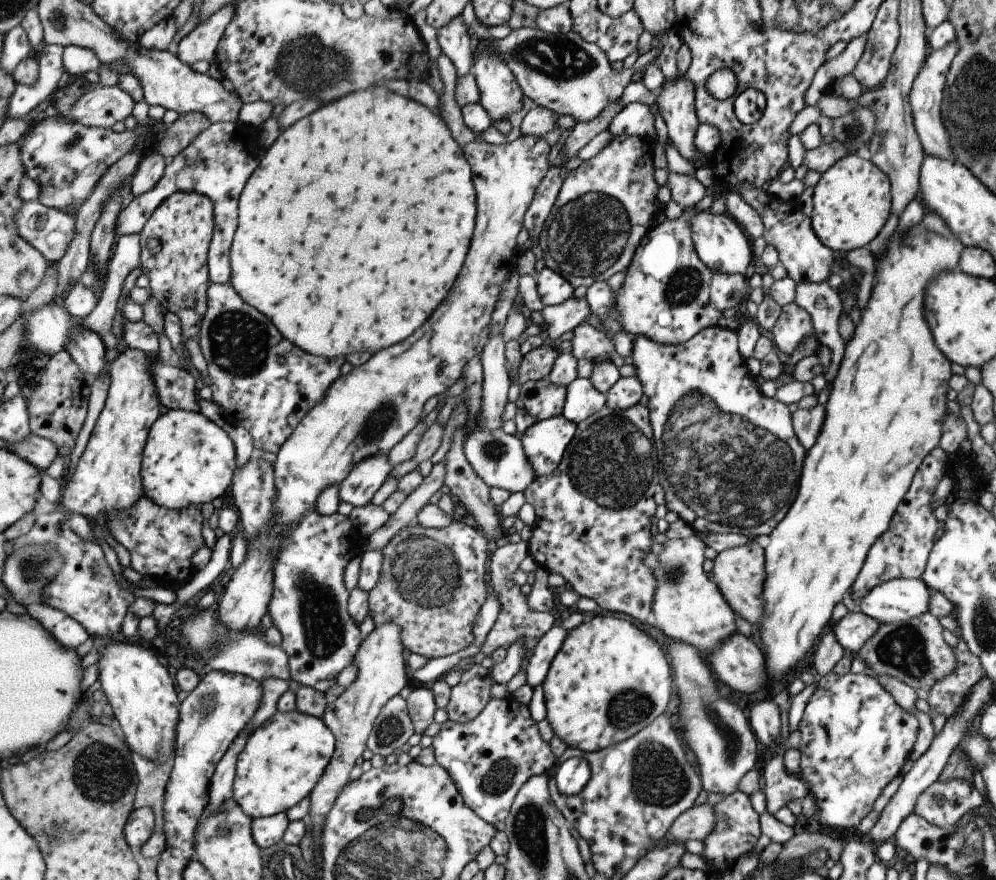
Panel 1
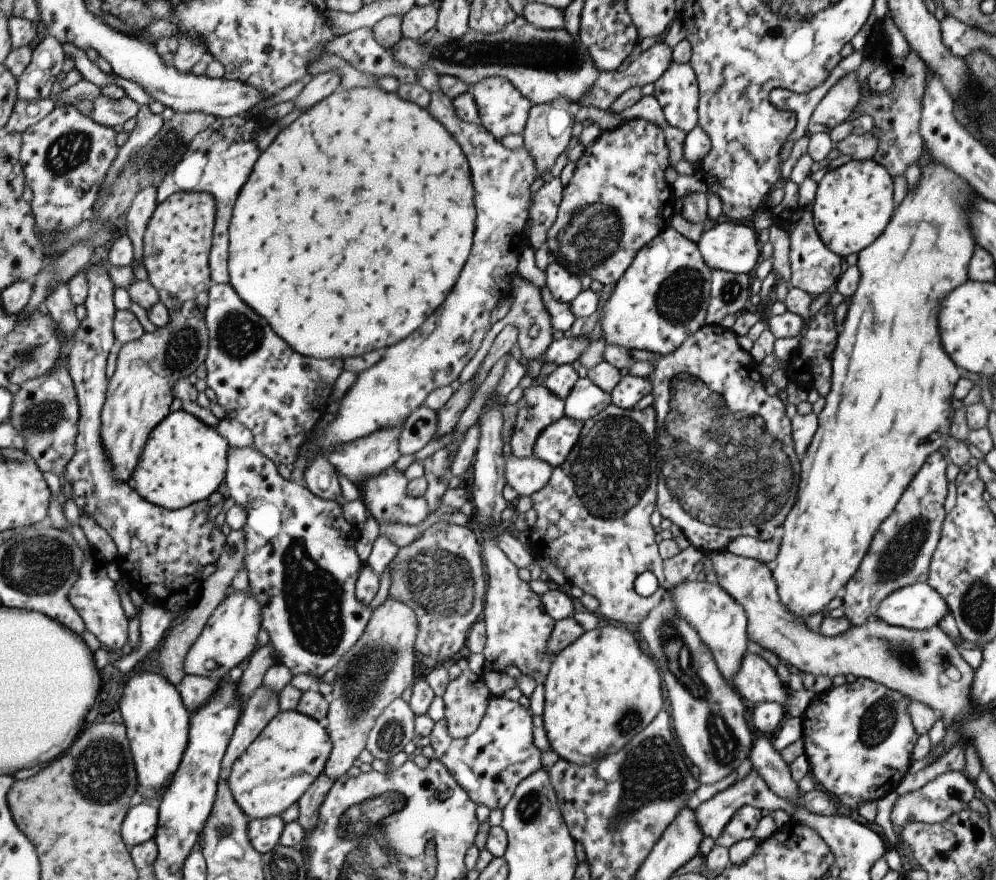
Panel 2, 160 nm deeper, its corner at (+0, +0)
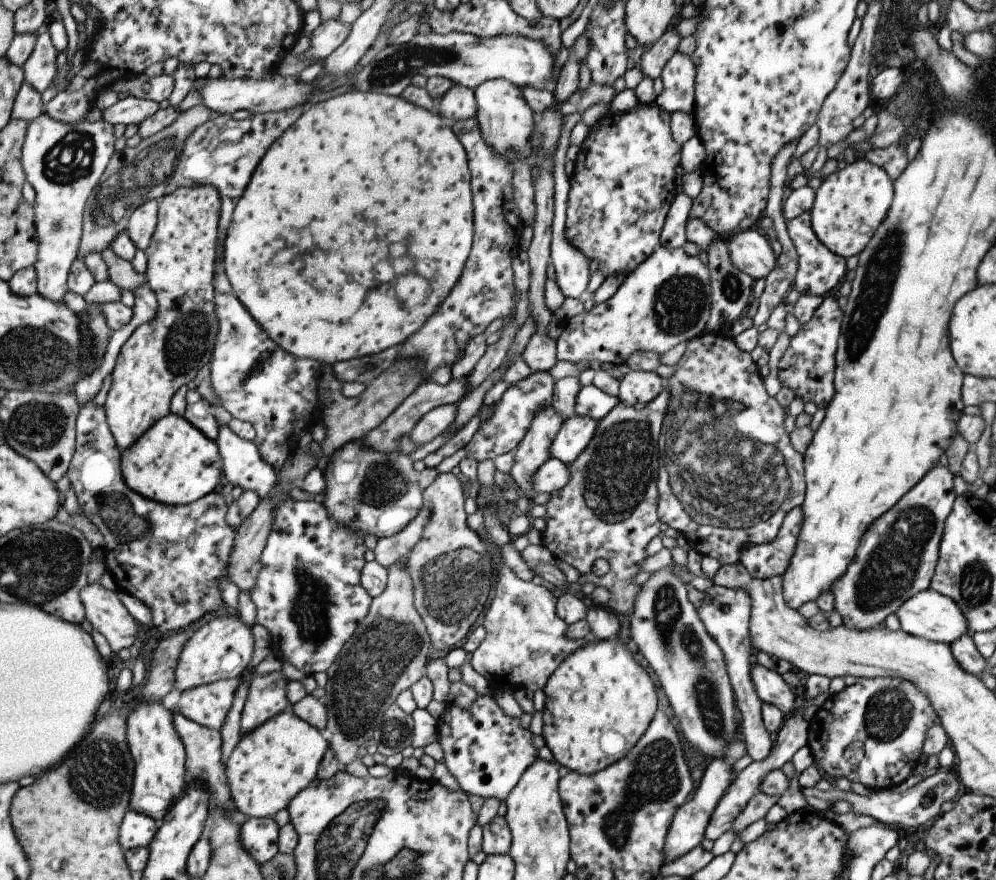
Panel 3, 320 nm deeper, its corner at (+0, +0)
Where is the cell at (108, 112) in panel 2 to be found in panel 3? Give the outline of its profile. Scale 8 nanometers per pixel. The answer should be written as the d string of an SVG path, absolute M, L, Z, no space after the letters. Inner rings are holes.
M129 95L103 110L103 118L111 124L139 126L159 110L158 102Z

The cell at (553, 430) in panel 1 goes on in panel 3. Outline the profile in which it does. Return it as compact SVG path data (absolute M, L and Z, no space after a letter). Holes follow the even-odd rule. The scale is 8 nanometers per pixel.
M573 415L565 419L551 441L550 456L571 464L589 444L596 428L596 420L590 416Z

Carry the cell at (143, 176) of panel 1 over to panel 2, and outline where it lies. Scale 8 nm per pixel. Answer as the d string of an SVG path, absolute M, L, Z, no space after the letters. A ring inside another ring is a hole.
M147 187L145 190L142 190L133 201L133 204L130 206L130 209L128 210L128 213L125 216L124 219L124 228L125 228L125 234L129 235L129 238L133 241L134 244L134 253L135 253L135 264L133 264L133 268L137 263L140 263L144 260L144 236L146 235L149 221L153 218L153 215L155 214L155 211L157 210L157 207L160 205L160 200L158 199L158 188L157 187Z

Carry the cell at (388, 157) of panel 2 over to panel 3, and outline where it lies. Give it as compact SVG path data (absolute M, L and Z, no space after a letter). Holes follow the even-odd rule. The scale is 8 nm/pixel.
M349 90L346 93L343 93L338 96L333 96L328 100L323 100L310 106L308 110L301 113L301 116L267 148L265 154L259 160L259 164L255 167L255 170L251 173L251 178L246 184L244 191L241 193L237 204L235 204L232 217L230 218L230 225L227 227L226 235L224 241L222 242L222 261L224 267L224 273L226 274L227 280L231 286L231 294L237 297L240 300L240 303L245 307L245 310L249 313L249 316L263 329L263 332L275 343L278 344L285 352L292 354L300 359L313 359L317 362L325 362L325 364L333 365L333 362L341 362L341 360L349 360L349 358L359 358L364 357L365 355L372 355L375 352L381 352L383 349L401 345L402 342L414 332L419 330L419 327L435 312L435 308L442 303L442 300L445 300L445 297L449 294L449 291L453 288L453 285L457 282L459 275L462 273L463 265L466 262L468 257L468 252L470 251L470 246L472 243L472 208L471 208L471 189L470 189L470 172L467 170L467 159L464 148L461 146L461 143L457 140L457 137L453 134L450 124L441 118L436 111L431 112L428 110L423 110L418 106L413 106L410 102L403 100L400 96L395 95L384 95L381 93L372 93L369 91L361 92L355 90ZM271 234L271 236L269 236ZM301 234L307 234L309 240L311 240L311 248L303 250L301 254L293 256L289 262L273 262L273 256L285 248L291 248L297 244L299 236ZM269 238L271 238L271 246L269 246ZM271 258L271 262L269 262ZM397 258L399 264L405 264L403 258L411 258L415 266L419 266L419 270L413 266L409 272L403 270L403 268L397 268L397 270L391 270L389 264ZM319 260L319 262L317 262ZM363 260L363 262L361 262ZM367 260L367 262L365 262ZM389 262L389 264L385 264ZM397 272L407 272L407 274L397 274ZM271 276L271 278L269 278ZM369 280L375 280L373 288L367 290L369 286ZM387 282L387 284L385 284Z

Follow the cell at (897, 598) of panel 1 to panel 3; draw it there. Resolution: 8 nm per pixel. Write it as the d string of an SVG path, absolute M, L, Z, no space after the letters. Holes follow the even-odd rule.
M931 588L918 592L914 597L905 599L905 602L901 603L894 614L899 621L900 629L914 637L950 645L960 636L967 634L971 636L971 632L966 627L966 620L955 601Z

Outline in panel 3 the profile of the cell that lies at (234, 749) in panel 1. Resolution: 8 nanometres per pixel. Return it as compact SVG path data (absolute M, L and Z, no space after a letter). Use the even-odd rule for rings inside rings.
M281 671L253 675L240 712L240 732L246 733L272 716L289 708L286 697L287 679Z

